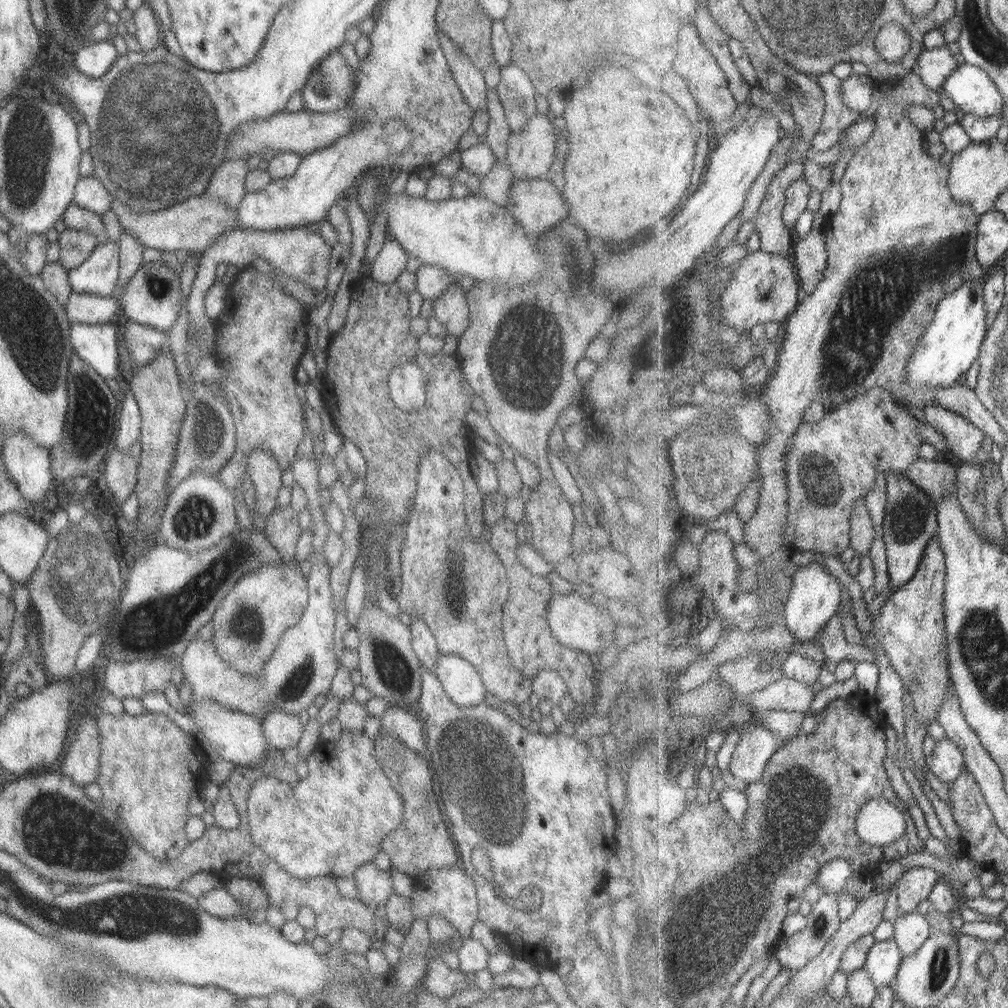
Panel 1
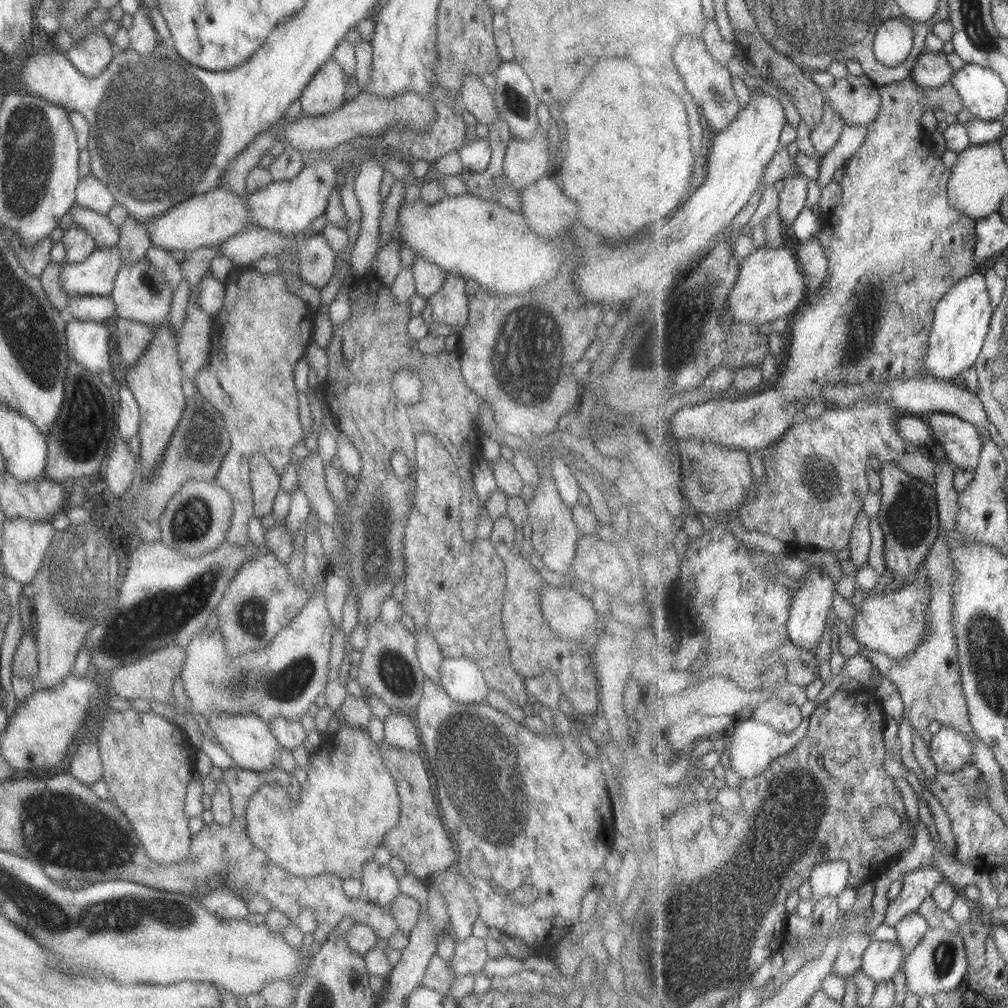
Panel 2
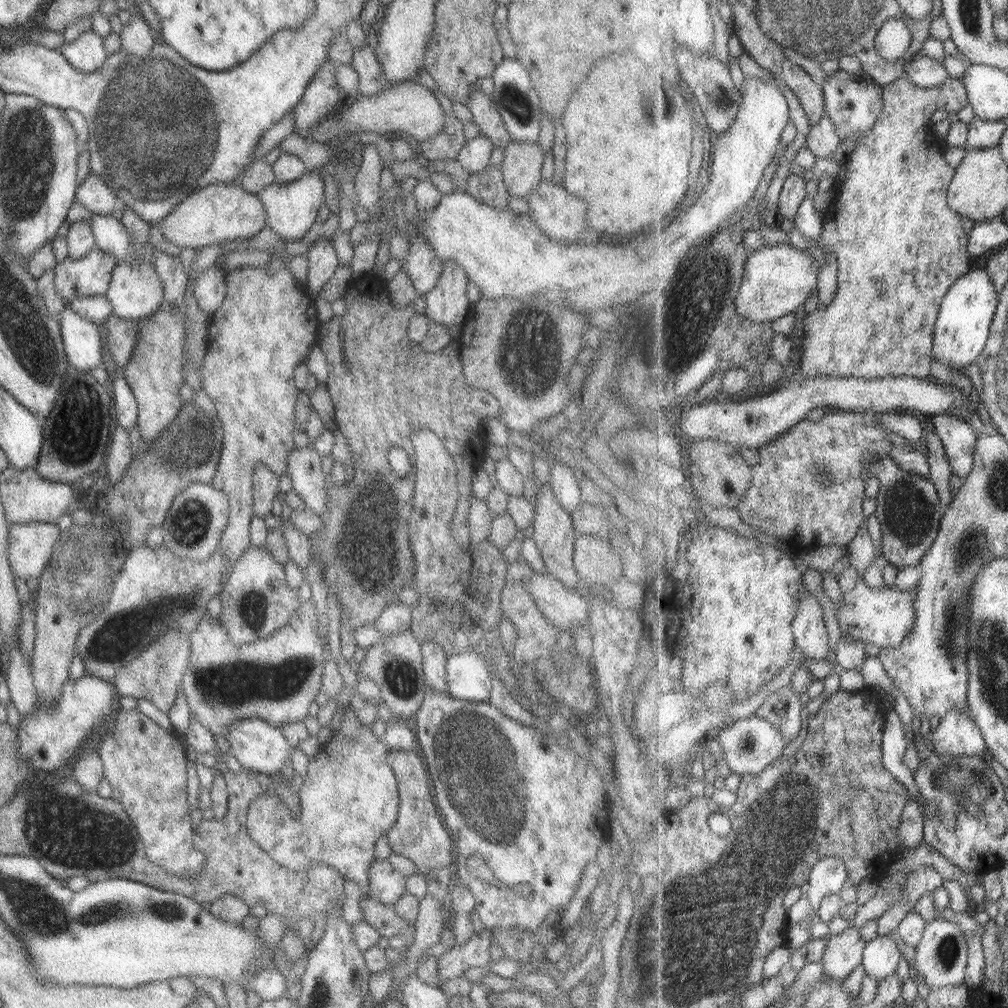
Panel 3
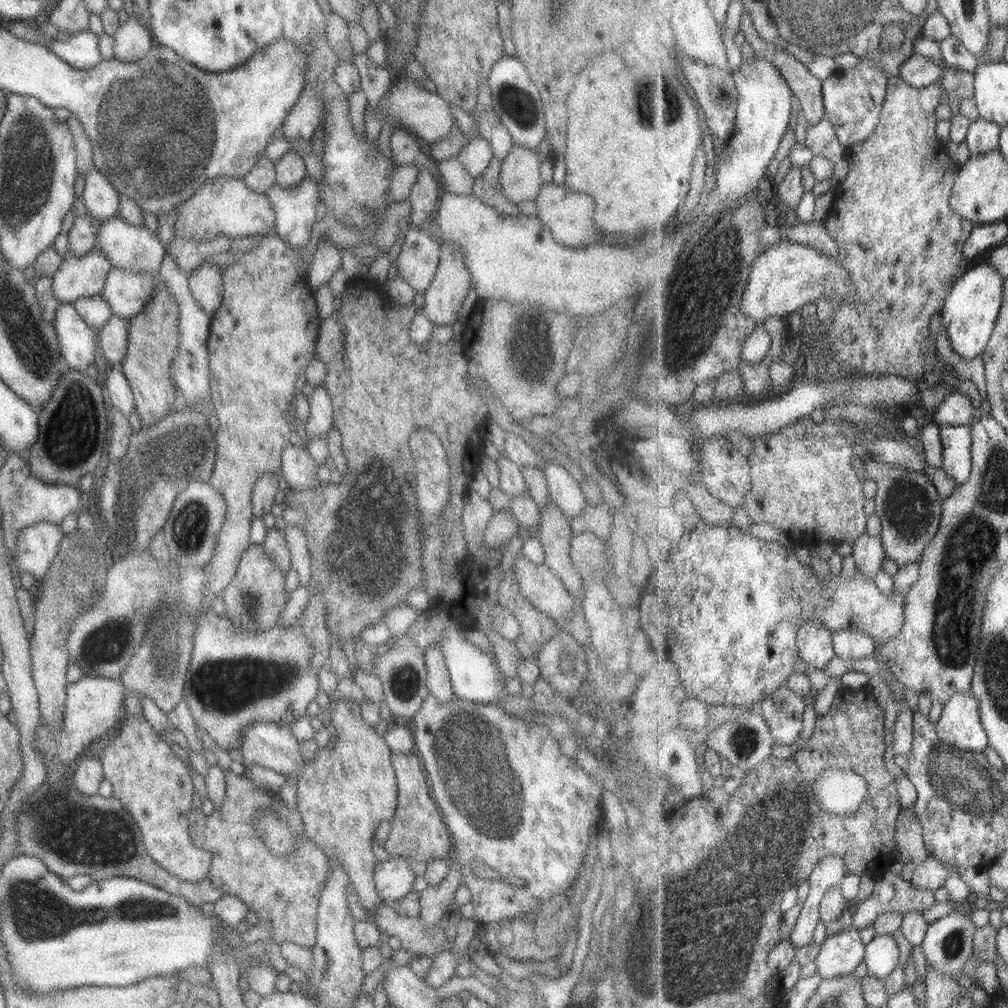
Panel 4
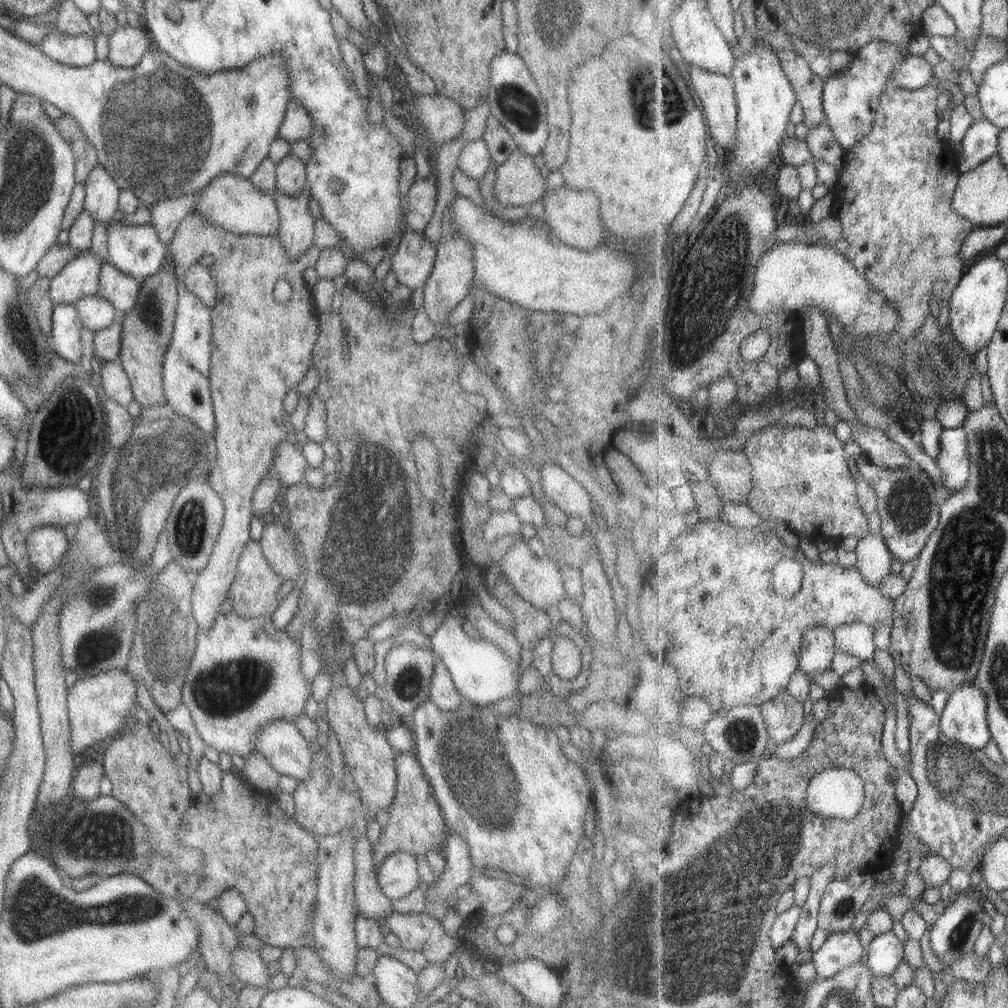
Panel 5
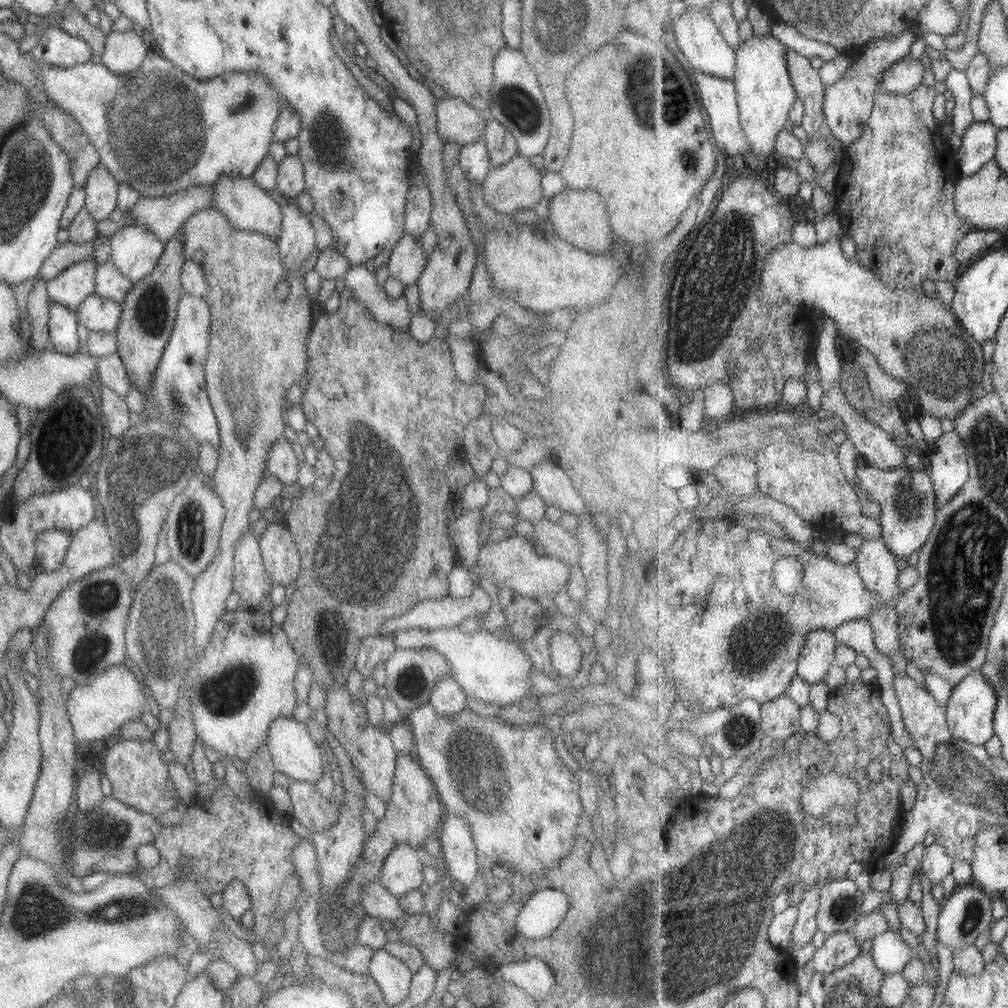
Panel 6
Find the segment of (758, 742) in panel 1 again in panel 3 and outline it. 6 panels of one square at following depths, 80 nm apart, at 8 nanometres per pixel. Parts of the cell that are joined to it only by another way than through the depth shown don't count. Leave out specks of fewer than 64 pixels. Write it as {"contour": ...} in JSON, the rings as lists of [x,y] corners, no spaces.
{"contour":[[[755,714],[746,719],[739,719],[731,726],[725,726],[718,732],[724,763],[735,773],[758,775],[768,766],[783,756],[783,750],[789,746],[789,741],[782,732],[768,720],[763,720]]]}

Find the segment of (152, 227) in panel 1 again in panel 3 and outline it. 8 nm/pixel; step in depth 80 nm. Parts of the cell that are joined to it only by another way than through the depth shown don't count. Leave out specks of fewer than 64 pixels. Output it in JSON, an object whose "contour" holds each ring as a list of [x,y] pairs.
{"contour":[[[231,182],[194,190],[159,221],[159,228],[163,240],[177,248],[201,248],[249,238],[265,228],[265,221],[259,199]]]}

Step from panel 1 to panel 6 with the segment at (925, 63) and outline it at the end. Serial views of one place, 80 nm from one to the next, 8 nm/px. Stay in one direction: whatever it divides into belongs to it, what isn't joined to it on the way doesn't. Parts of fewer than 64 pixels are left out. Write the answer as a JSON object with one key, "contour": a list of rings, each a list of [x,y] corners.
{"contour":[[[910,54],[893,66],[890,66],[881,79],[881,91],[897,94],[911,94],[923,84],[928,72],[923,62]]]}

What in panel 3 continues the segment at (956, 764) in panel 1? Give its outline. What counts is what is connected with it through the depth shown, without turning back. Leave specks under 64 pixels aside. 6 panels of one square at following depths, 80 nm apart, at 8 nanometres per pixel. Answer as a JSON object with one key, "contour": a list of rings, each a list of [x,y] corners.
{"contour":[[[968,706],[966,708],[954,708],[946,718],[940,720],[937,728],[932,731],[932,744],[934,744],[932,747],[937,754],[949,756],[951,760],[967,756],[983,755],[988,750],[981,729],[970,717]]]}

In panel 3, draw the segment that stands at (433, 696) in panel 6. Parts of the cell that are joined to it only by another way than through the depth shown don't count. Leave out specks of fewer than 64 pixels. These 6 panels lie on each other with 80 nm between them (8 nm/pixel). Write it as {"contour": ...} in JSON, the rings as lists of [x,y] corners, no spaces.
{"contour":[[[430,640],[423,641],[419,644],[419,647],[421,672],[424,683],[432,691],[444,695],[447,693],[444,673],[444,664],[447,656],[436,642]]]}

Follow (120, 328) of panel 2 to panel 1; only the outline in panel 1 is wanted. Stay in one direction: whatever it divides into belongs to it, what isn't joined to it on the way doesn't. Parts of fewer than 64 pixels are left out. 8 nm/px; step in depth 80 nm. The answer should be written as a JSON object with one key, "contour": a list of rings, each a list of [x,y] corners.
{"contour":[[[127,320],[123,332],[118,333],[120,344],[126,347],[134,367],[145,366],[155,359],[161,347],[166,346],[165,332],[140,326]]]}

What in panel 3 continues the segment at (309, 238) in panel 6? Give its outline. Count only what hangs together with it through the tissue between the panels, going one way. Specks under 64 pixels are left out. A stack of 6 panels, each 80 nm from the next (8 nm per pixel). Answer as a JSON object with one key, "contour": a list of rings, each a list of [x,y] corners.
{"contour":[[[307,170],[299,178],[297,178],[297,180],[283,184],[277,184],[274,182],[273,184],[262,188],[254,195],[262,204],[265,226],[267,226],[267,228],[269,228],[273,234],[280,236],[281,241],[296,241],[299,240],[299,238],[306,233],[306,230],[314,223],[317,209],[324,202],[324,184],[317,171]]]}

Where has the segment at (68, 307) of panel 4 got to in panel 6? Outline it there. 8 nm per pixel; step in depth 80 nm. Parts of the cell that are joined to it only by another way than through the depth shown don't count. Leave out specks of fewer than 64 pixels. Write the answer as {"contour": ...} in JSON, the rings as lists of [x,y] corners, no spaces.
{"contour":[[[51,302],[47,307],[49,349],[67,356],[78,353],[76,312]]]}

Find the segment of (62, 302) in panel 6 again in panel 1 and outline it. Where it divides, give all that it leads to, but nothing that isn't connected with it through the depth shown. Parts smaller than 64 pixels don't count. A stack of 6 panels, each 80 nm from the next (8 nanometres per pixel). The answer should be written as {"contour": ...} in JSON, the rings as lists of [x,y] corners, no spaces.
{"contour":[[[115,241],[97,243],[79,266],[67,270],[71,290],[95,296],[112,296],[117,282],[118,258]]]}

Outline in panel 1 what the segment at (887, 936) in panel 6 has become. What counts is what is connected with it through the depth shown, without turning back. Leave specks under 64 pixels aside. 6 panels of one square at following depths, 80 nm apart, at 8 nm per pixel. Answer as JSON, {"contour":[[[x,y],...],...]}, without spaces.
{"contour":[[[894,939],[878,941],[871,947],[865,969],[878,988],[889,986],[895,982],[904,958],[902,948]]]}

